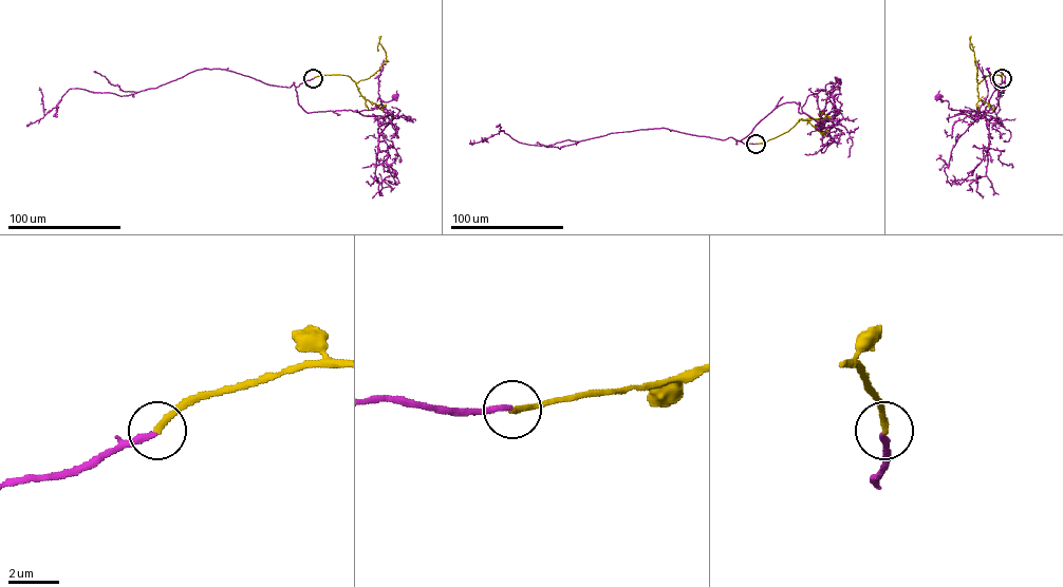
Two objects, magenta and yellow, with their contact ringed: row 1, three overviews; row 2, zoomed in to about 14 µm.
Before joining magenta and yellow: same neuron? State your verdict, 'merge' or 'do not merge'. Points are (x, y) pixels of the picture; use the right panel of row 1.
merge

